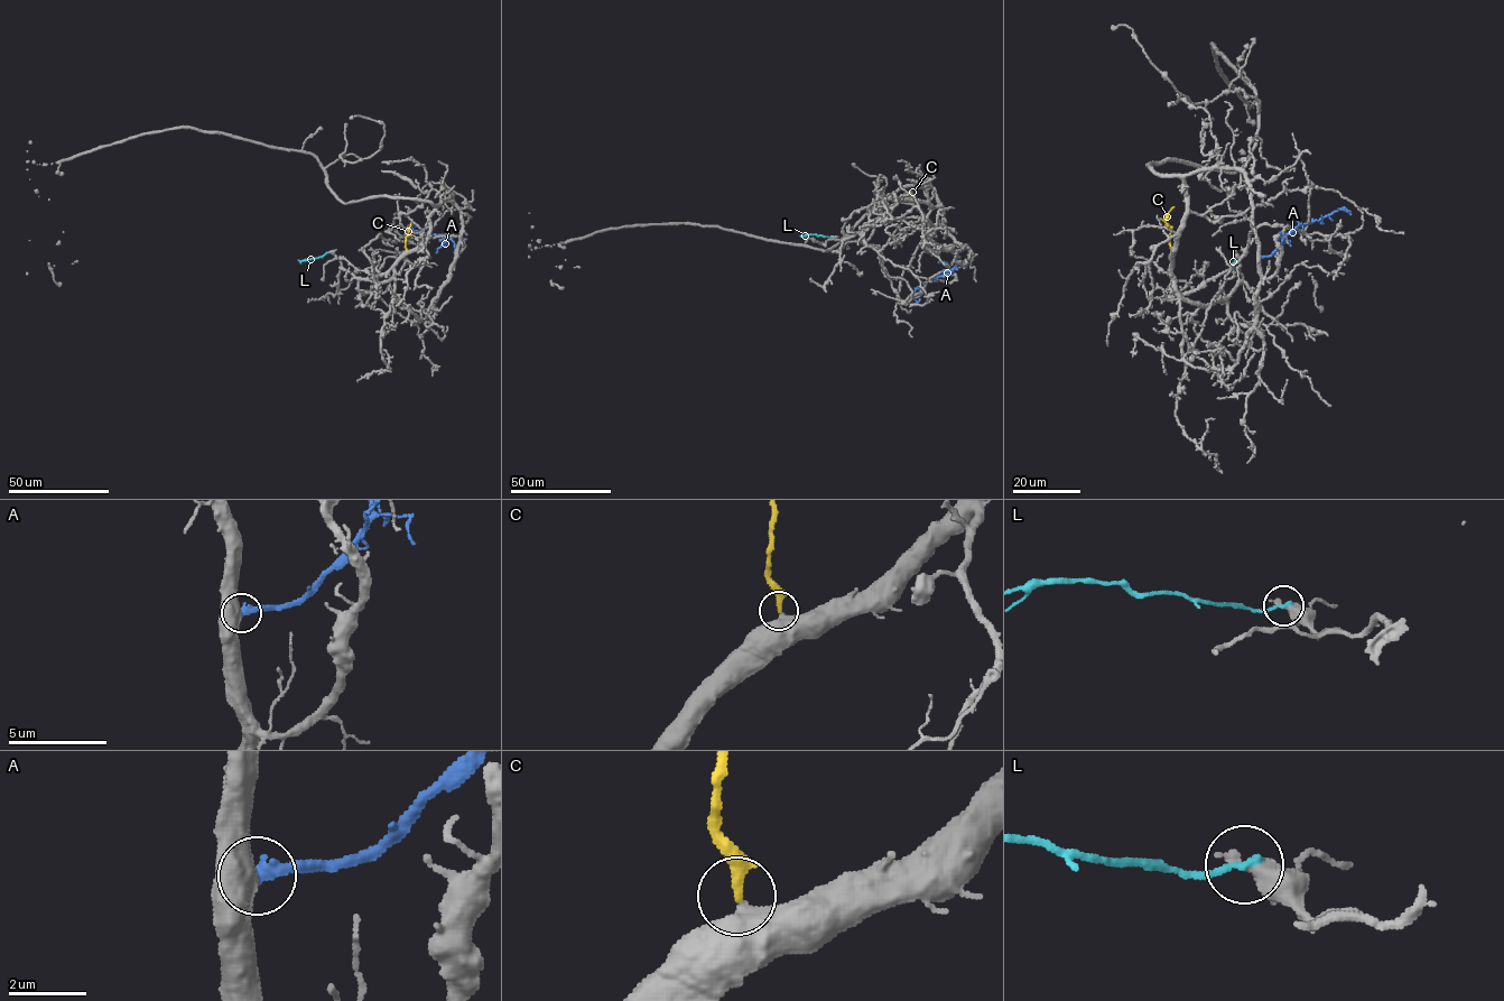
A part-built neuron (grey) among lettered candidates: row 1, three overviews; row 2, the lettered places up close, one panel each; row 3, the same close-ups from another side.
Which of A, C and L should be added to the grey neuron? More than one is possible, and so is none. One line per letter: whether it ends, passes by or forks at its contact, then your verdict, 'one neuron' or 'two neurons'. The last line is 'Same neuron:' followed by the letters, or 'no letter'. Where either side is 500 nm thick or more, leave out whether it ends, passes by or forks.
A: two neurons
C: one neuron
L: two neurons
Same neuron: C

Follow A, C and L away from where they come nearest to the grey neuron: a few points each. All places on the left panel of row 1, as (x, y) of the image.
A: (455, 253), (451, 238), (416, 231), (411, 226), (416, 224)
C: (406, 250), (406, 237), (411, 223)
L: (331, 252), (298, 260)

